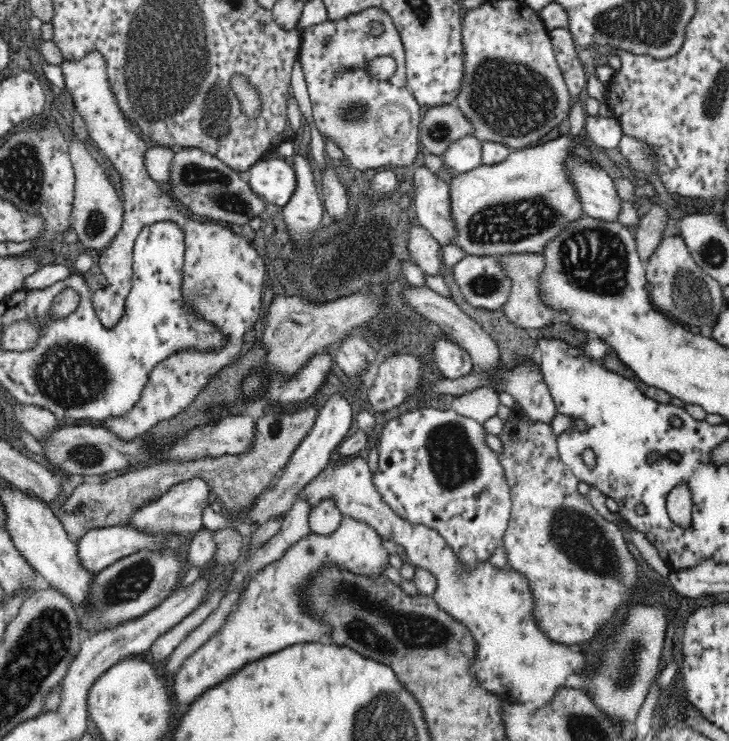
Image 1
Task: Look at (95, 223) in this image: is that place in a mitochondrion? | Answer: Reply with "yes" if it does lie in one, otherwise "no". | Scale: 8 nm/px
yes

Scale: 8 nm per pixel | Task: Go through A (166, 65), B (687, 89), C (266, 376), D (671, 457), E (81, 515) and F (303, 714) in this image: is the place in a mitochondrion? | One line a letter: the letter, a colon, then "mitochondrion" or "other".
A: mitochondrion
B: other
C: other
D: other
E: other
F: other

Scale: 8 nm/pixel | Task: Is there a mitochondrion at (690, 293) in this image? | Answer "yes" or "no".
yes

